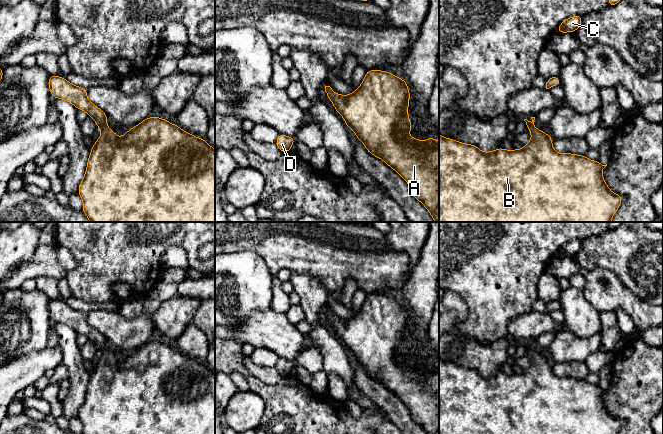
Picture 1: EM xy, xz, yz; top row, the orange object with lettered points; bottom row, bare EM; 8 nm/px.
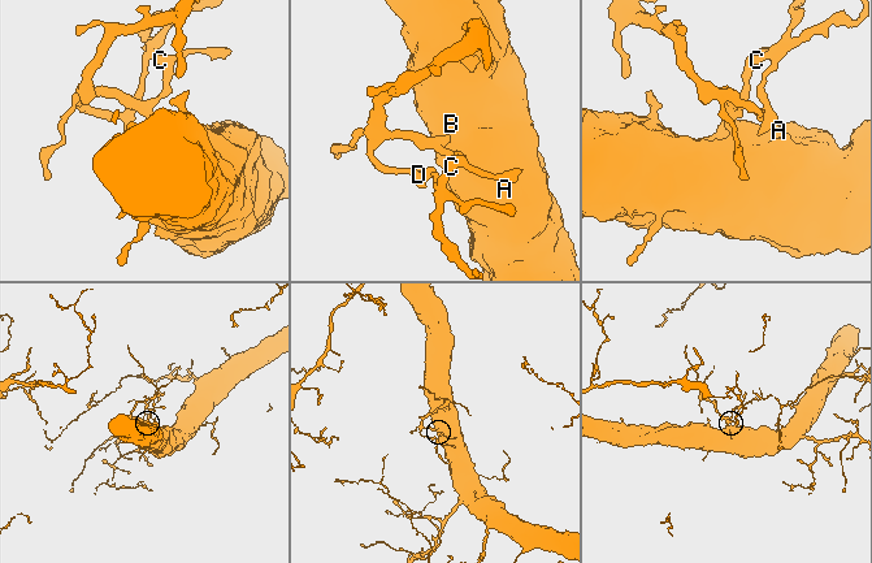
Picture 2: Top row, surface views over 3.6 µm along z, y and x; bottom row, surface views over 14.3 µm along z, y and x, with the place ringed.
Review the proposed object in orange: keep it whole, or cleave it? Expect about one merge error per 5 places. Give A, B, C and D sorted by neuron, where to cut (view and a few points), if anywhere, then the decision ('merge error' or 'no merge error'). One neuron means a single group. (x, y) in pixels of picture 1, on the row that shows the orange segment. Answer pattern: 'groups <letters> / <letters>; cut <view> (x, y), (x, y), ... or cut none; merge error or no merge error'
groups A B C D; cut none; no merge error

